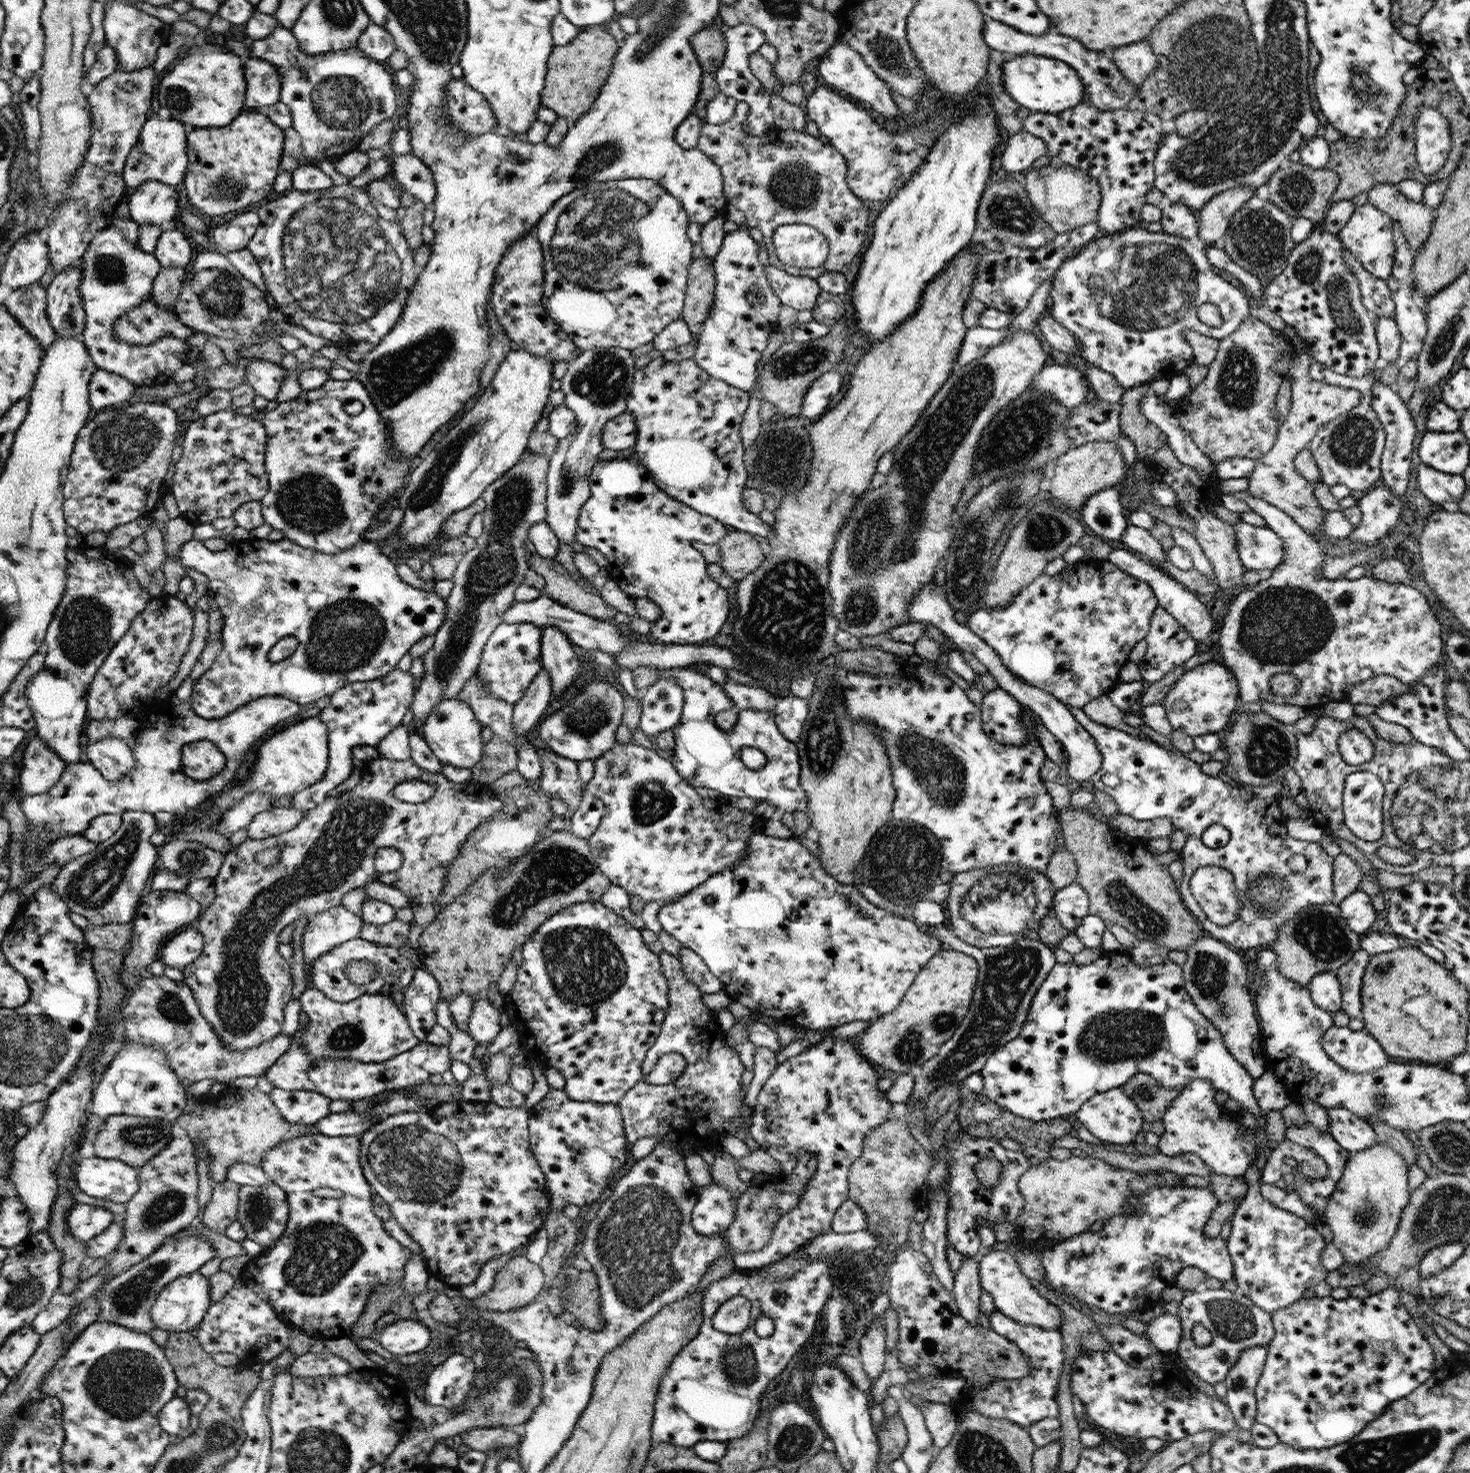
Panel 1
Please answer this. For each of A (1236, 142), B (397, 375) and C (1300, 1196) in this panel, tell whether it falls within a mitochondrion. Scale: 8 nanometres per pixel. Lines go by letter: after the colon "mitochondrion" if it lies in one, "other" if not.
A: mitochondrion
B: mitochondrion
C: other

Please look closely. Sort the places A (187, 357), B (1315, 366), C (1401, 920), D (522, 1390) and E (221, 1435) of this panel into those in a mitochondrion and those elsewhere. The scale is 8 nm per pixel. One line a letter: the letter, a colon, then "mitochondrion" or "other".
A: other
B: other
C: other
D: mitochondrion
E: mitochondrion

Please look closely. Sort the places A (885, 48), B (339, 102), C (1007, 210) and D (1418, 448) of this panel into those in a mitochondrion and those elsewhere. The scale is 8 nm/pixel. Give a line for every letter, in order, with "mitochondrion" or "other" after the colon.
A: mitochondrion
B: mitochondrion
C: mitochondrion
D: other

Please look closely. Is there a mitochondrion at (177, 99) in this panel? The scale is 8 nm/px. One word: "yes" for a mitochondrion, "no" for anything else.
yes

